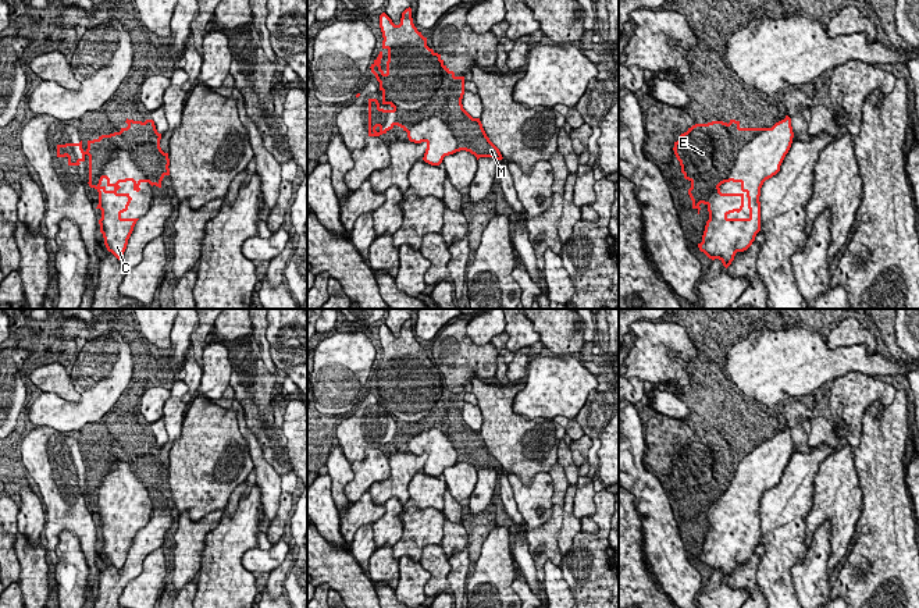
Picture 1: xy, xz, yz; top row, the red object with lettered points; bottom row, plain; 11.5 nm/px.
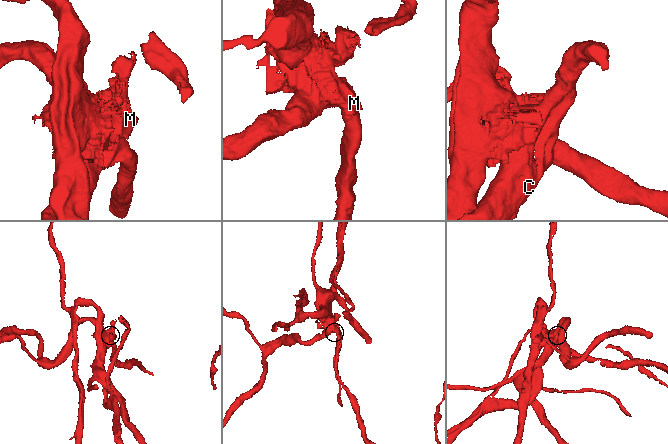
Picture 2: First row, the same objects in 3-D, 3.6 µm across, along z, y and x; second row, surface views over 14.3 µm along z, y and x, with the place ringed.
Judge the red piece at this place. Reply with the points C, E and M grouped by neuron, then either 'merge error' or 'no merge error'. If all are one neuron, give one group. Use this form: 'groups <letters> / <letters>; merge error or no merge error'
groups C M / E; merge error

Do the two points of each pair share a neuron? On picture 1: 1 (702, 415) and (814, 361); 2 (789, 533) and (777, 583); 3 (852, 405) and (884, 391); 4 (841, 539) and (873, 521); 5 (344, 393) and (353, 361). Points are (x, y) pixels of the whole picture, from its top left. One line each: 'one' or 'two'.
1: one
2: one
3: one
4: two
5: one

